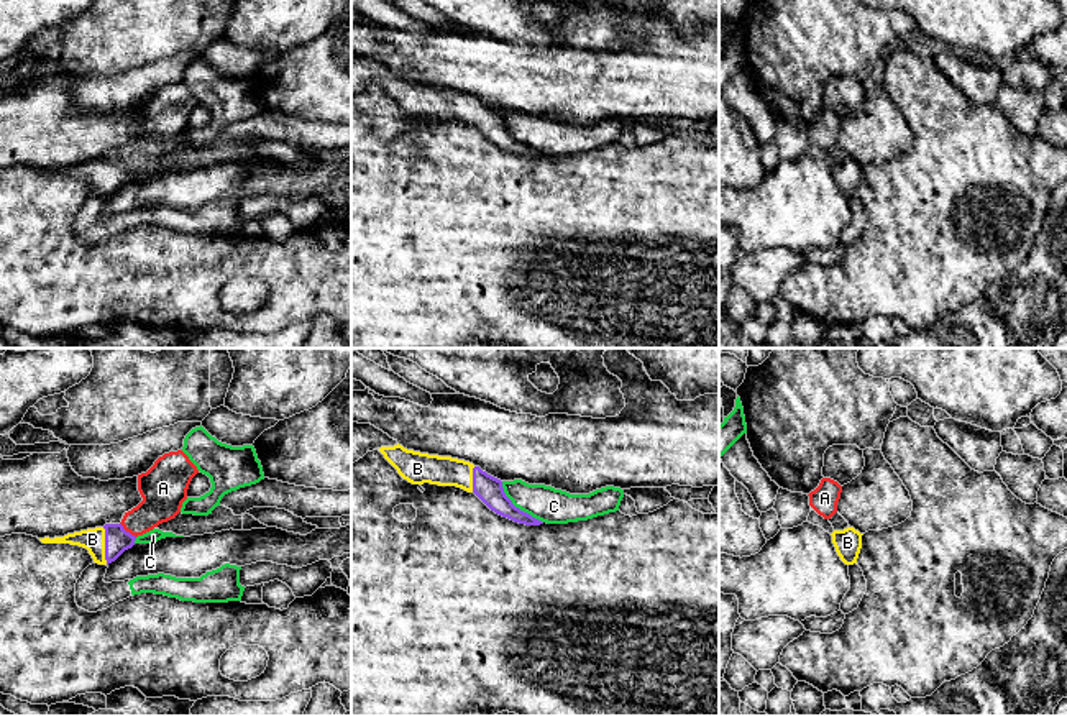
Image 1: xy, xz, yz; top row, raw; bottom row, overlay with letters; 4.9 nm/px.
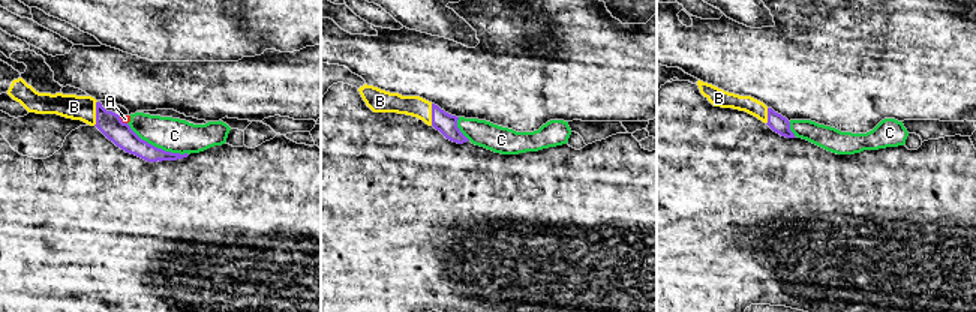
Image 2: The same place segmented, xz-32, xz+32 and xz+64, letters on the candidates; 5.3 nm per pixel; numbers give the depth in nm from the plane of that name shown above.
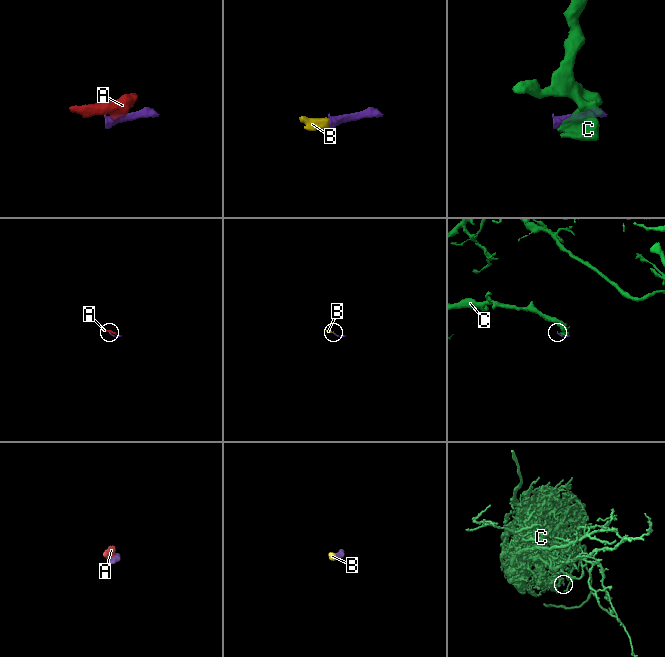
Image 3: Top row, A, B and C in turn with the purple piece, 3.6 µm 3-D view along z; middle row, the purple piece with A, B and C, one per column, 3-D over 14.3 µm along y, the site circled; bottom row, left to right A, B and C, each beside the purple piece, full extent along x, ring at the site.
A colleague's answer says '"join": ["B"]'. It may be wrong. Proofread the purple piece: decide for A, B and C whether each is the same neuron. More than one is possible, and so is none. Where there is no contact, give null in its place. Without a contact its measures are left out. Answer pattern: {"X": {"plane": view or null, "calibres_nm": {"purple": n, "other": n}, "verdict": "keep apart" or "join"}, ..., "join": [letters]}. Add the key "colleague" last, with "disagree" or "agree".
{"A": {"plane": "xy", "calibres_nm": {"purple": 120, "other": 200}, "verdict": "keep apart"}, "B": {"plane": "xy", "calibres_nm": {"purple": 120, "other": 110}, "verdict": "join"}, "C": {"plane": "xz", "calibres_nm": {"purple": 130, "other": 180}, "verdict": "keep apart"}, "join": ["B"], "colleague": "agree"}

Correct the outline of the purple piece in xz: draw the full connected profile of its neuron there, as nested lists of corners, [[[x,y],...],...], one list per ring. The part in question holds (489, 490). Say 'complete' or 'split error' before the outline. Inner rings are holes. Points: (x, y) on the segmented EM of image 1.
split error | [[[351,420],[351,465],[368,452],[379,450],[397,473],[412,484],[456,486],[474,493],[491,511],[525,526],[542,521],[520,511],[506,496],[502,481],[469,461],[407,450],[371,424]]]

